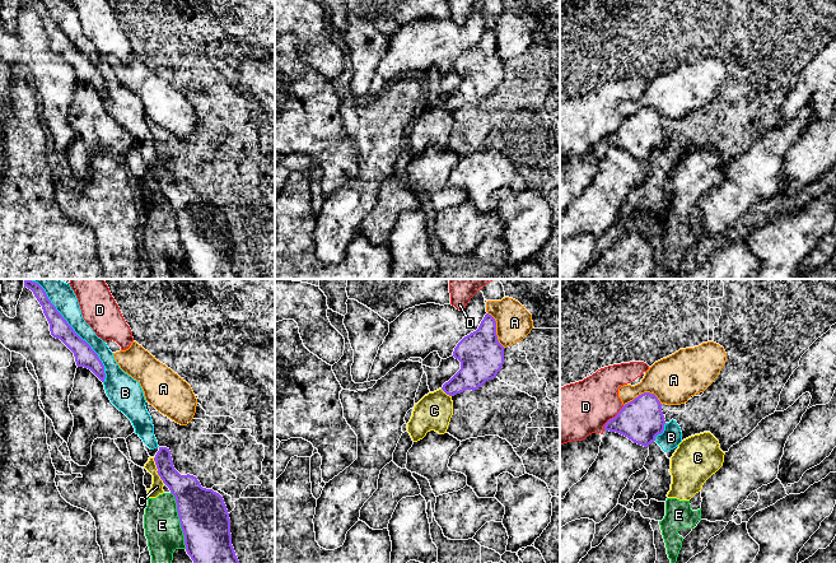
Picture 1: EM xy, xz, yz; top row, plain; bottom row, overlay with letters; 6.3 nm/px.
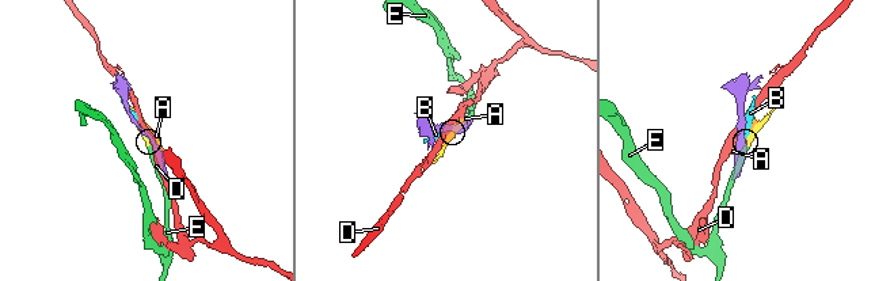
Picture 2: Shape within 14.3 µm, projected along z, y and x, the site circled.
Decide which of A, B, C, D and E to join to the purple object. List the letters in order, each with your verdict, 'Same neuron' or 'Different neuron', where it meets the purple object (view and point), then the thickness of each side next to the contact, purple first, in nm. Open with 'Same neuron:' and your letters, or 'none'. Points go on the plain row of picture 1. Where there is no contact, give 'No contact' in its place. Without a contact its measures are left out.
Same neuron: none
A: Different neuron. Touches purple at yz (641, 108). Thickness 280 nm (purple) against 300 nm
B: Different neuron. Touches purple at xy (76, 49). Thickness 130 nm (purple) against 160 nm
C: Different neuron. Touches purple at xy (158, 185). Thickness 190 nm (purple) against 80 nm
D: Different neuron. Touches purple at yz (612, 133). Thickness 280 nm (purple) against 340 nm
E: Different neuron. Touches purple at xy (180, 235). Thickness 300 nm (purple) against 220 nm

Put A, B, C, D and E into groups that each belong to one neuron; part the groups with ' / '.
A / B / C E / D

